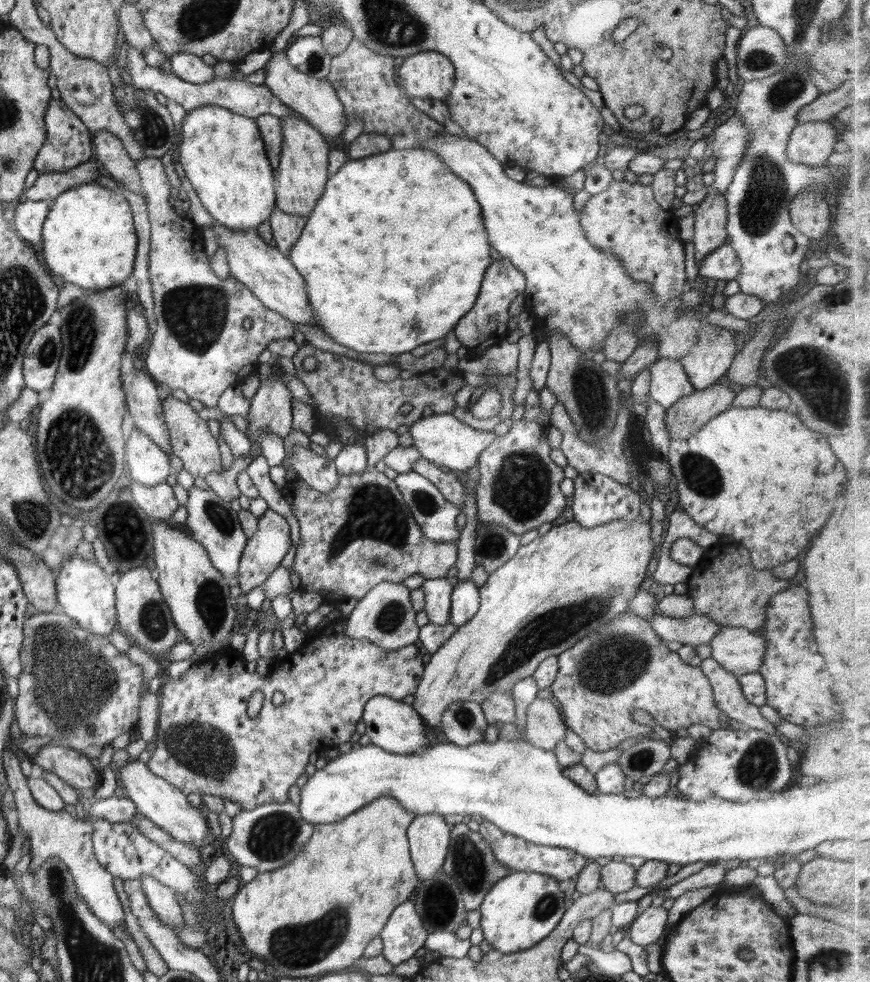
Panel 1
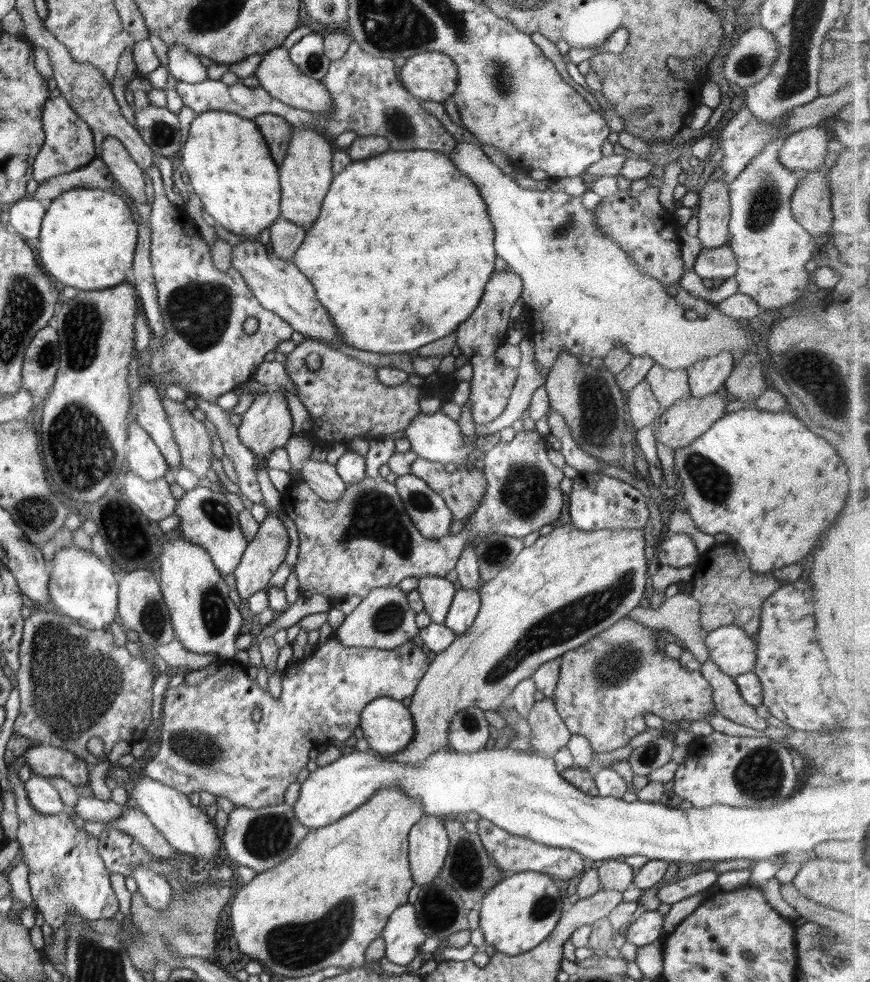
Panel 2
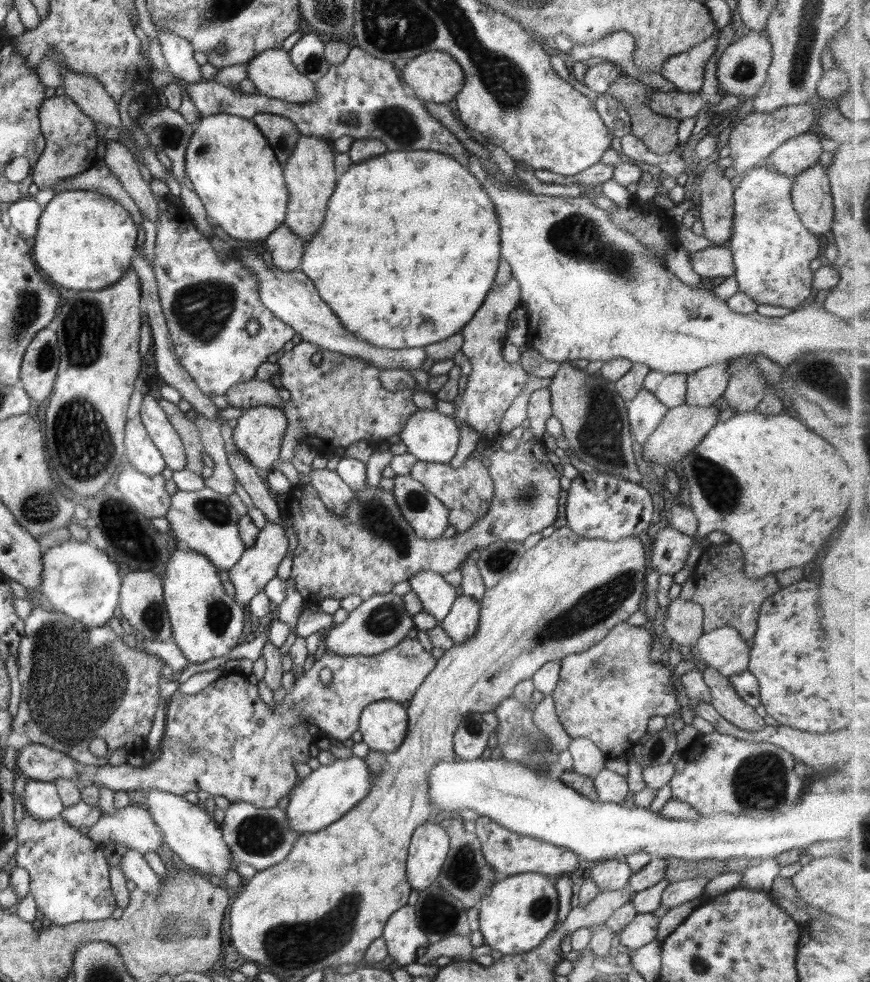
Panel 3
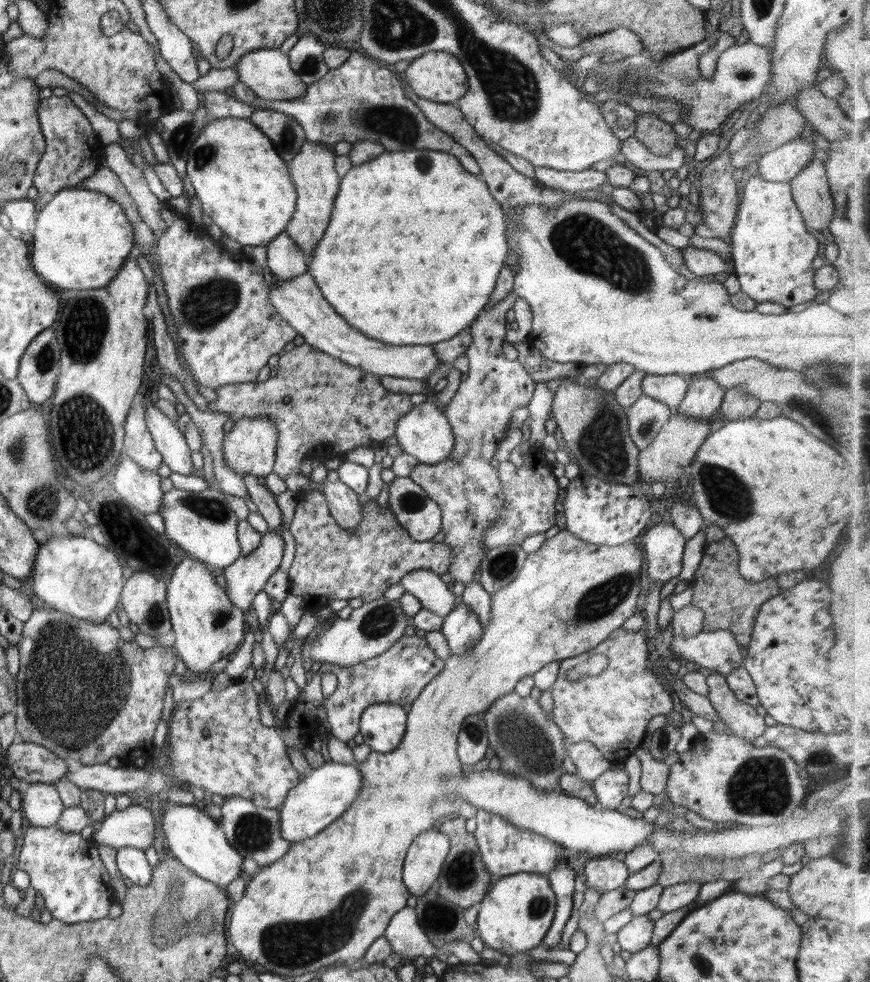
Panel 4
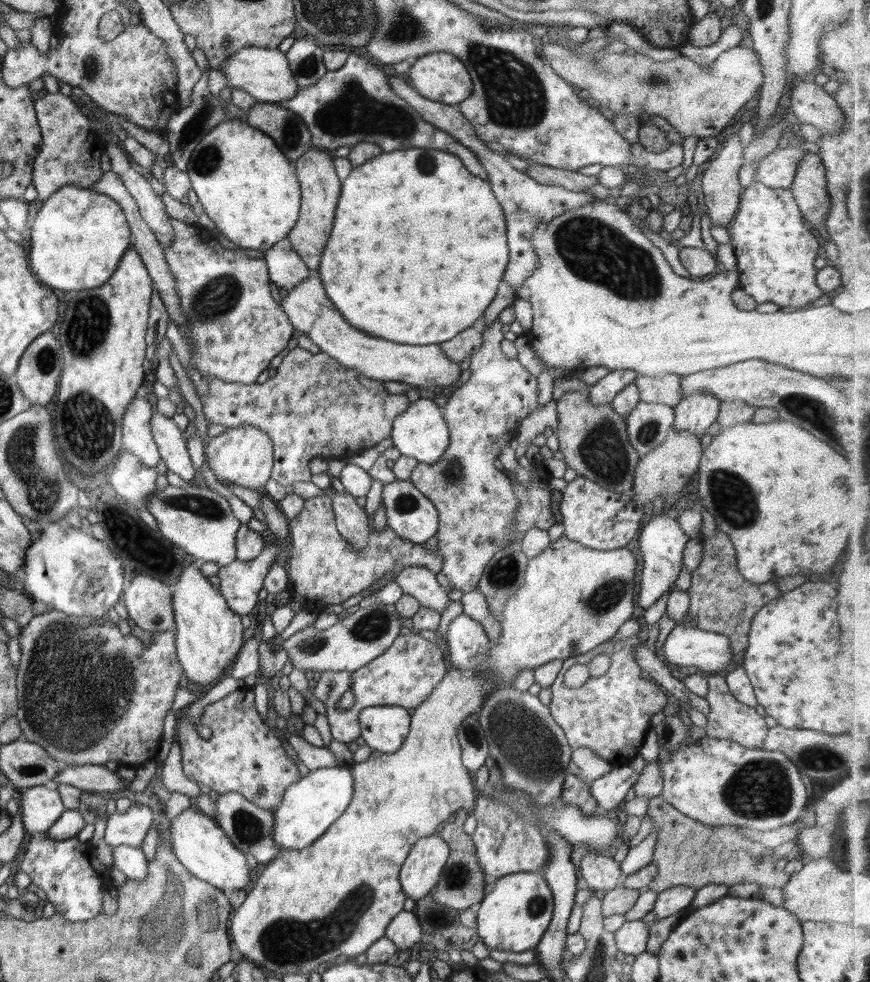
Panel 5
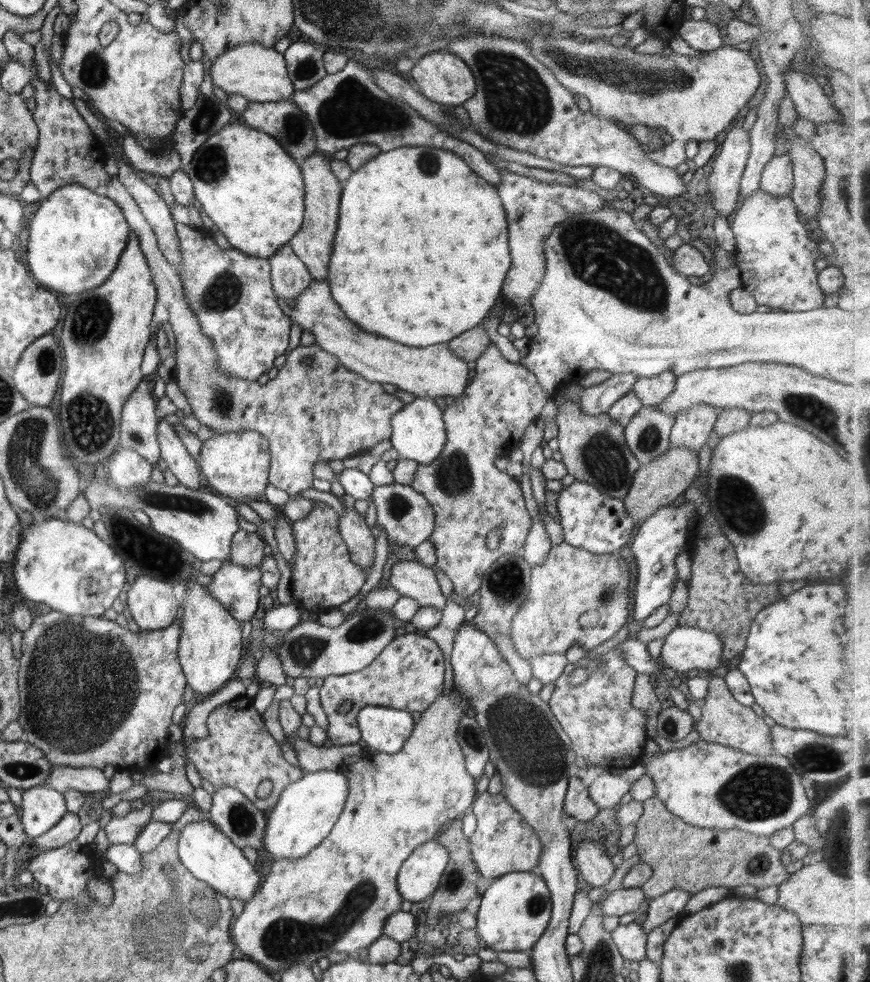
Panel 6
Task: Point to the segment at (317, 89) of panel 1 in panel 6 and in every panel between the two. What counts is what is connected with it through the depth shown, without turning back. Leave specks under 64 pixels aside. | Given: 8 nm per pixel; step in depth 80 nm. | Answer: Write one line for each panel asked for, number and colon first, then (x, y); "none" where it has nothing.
2: (276, 74)
3: (272, 72)
4: (268, 73)
5: (264, 73)
6: (259, 73)

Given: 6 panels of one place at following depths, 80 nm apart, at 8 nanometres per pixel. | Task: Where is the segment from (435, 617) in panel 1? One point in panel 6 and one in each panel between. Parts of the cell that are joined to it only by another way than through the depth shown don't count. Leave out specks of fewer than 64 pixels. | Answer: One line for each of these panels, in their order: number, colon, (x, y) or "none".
2: (437, 593)
3: (437, 596)
4: (433, 594)
5: (420, 583)
6: (413, 580)

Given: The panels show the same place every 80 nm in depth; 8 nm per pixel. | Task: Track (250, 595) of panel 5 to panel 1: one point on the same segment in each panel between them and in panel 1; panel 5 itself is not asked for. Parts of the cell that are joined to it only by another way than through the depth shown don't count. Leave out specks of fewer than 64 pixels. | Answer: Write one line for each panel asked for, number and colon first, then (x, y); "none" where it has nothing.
1: (265, 550)
2: (268, 549)
3: (259, 563)
4: (247, 577)

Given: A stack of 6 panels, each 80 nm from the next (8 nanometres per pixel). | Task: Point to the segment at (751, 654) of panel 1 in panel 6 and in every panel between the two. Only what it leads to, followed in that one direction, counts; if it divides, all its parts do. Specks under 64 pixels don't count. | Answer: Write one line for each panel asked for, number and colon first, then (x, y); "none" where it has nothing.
2: (734, 653)
3: (724, 649)
4: (718, 650)
5: (685, 646)
6: (686, 648)

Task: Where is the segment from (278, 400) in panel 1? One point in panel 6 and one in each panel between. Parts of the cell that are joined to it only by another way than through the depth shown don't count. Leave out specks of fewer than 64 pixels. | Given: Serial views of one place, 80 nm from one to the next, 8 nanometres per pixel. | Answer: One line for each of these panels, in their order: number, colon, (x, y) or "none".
2: (267, 424)
3: (259, 432)
4: (250, 447)
5: (243, 455)
6: (236, 464)

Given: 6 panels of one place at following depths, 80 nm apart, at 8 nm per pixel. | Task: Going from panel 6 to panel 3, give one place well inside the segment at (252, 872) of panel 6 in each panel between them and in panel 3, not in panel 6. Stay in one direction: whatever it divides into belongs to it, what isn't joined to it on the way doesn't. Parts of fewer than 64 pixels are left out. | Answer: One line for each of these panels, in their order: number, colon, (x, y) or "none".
3: (189, 831)
4: (197, 841)
5: (198, 842)

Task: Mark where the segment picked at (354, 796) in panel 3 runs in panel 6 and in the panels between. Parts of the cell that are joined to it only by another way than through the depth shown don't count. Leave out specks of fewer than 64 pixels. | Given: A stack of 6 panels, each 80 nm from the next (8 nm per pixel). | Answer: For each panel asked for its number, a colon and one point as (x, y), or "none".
4: (323, 796)
5: (310, 806)
6: (307, 809)

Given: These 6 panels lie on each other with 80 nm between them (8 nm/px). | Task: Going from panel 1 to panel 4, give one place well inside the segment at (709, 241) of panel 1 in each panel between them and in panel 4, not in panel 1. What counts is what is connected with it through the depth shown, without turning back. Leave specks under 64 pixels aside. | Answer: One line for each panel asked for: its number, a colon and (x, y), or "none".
2: (714, 211)
3: (716, 207)
4: (718, 194)

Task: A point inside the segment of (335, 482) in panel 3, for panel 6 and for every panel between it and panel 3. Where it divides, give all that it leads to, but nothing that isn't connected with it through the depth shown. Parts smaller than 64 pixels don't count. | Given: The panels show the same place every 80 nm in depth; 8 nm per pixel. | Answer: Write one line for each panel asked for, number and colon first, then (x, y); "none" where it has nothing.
4: (343, 503)
5: (351, 520)
6: (357, 536)

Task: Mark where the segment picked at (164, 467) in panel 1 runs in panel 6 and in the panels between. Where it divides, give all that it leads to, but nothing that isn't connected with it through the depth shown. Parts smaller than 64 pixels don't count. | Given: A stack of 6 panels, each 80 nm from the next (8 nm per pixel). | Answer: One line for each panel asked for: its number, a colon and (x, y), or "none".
2: (144, 458)
3: (140, 451)
4: (138, 443)
5: (136, 434)
6: (139, 417)

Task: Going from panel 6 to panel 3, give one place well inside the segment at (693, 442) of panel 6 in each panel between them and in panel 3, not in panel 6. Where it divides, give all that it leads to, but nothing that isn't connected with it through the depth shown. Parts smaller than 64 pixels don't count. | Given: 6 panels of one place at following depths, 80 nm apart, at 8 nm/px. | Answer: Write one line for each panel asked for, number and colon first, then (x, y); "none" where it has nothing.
3: (706, 386)
4: (703, 399)
5: (695, 413)

